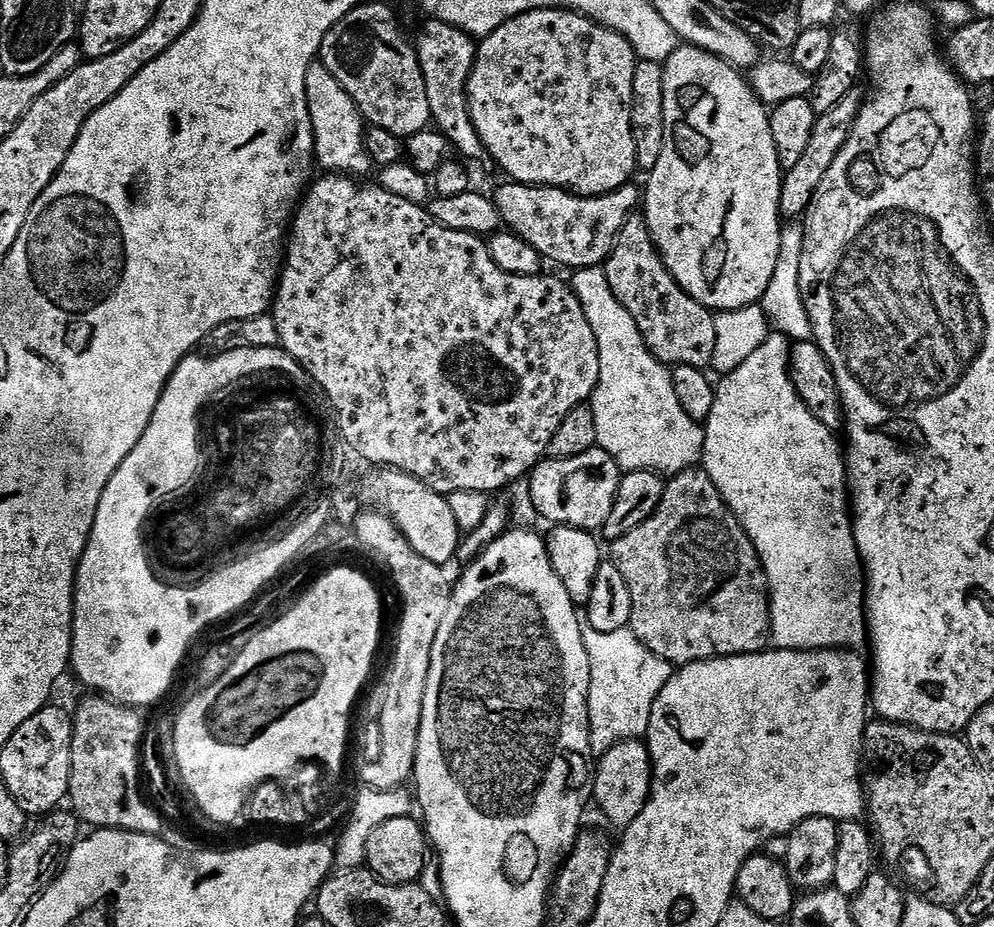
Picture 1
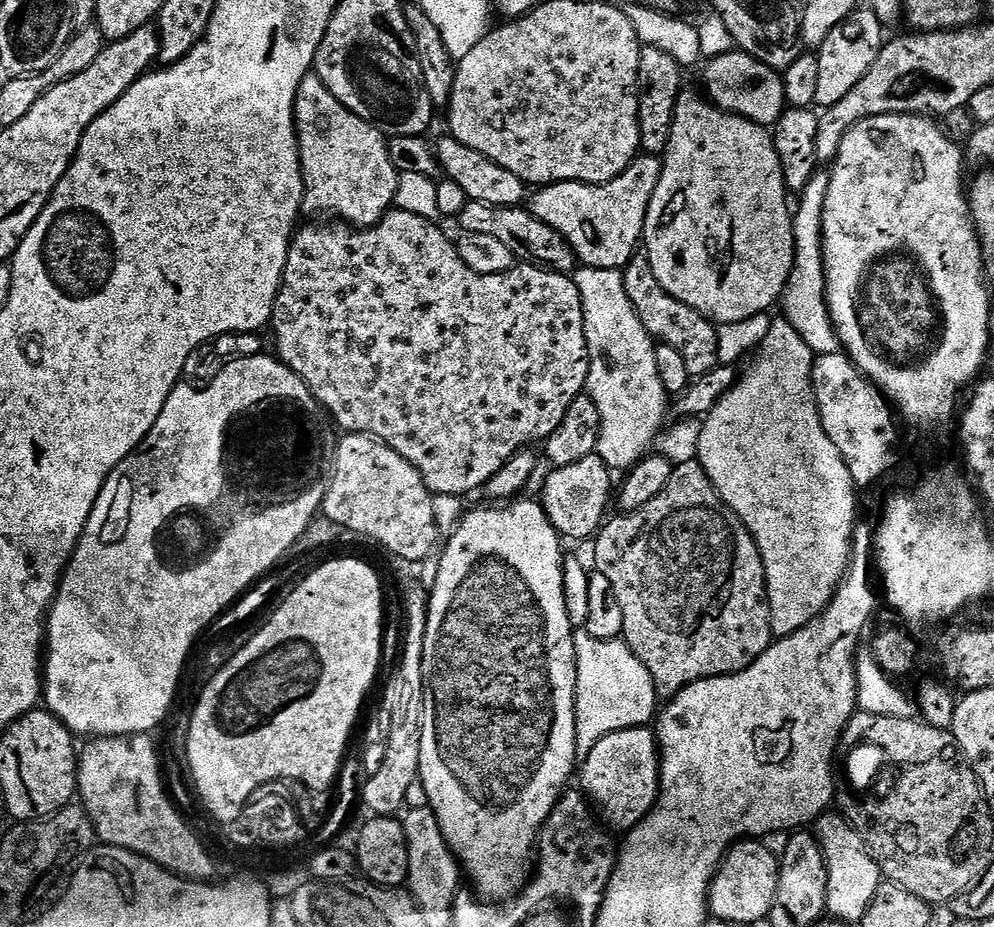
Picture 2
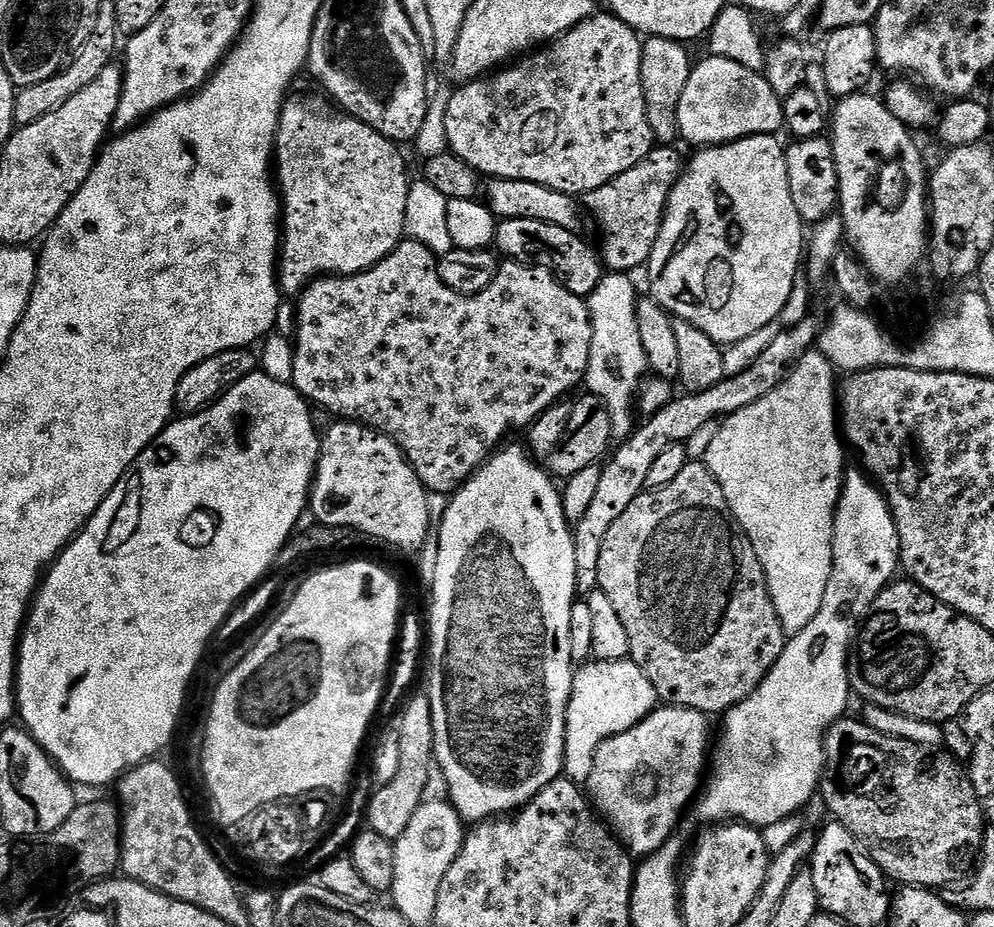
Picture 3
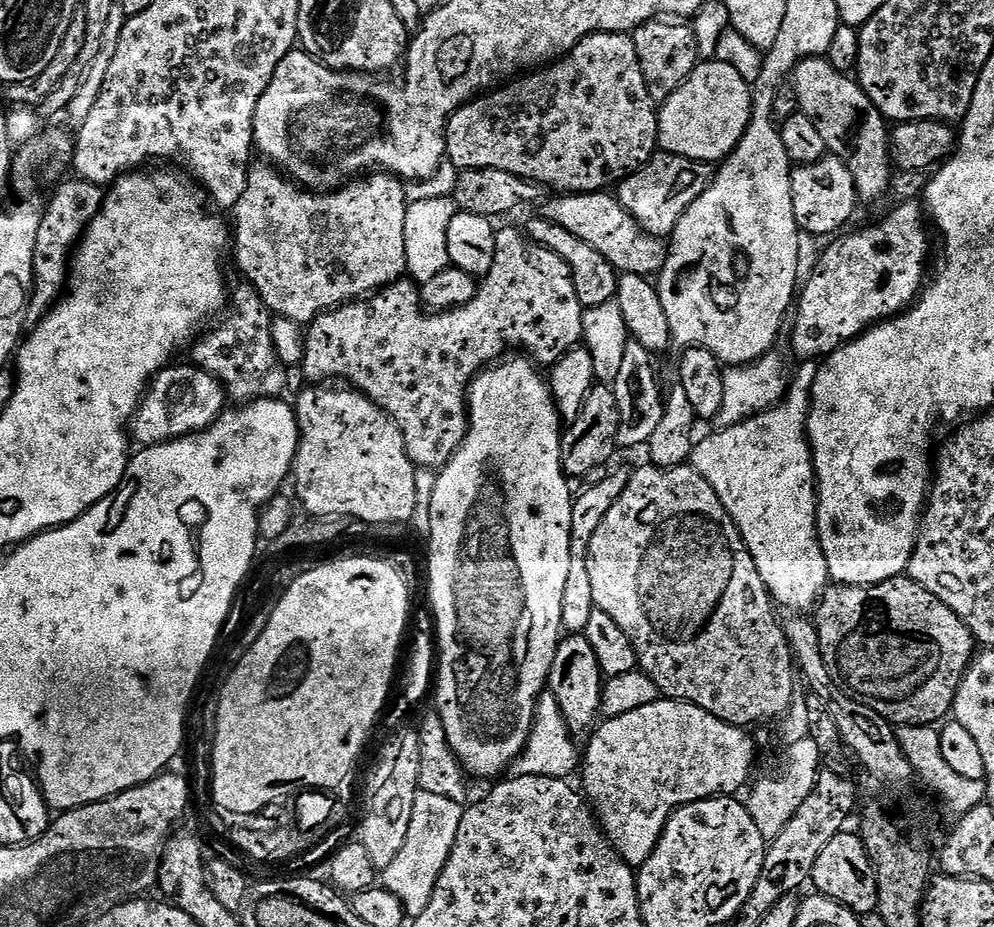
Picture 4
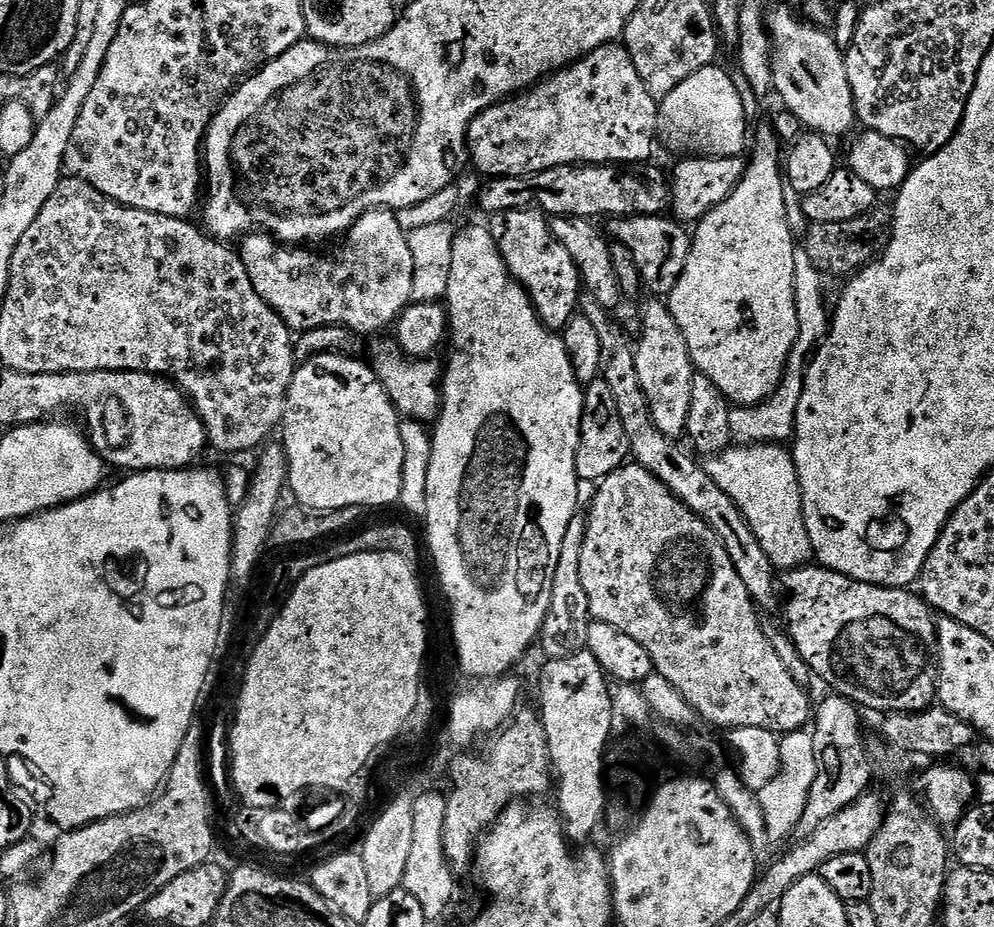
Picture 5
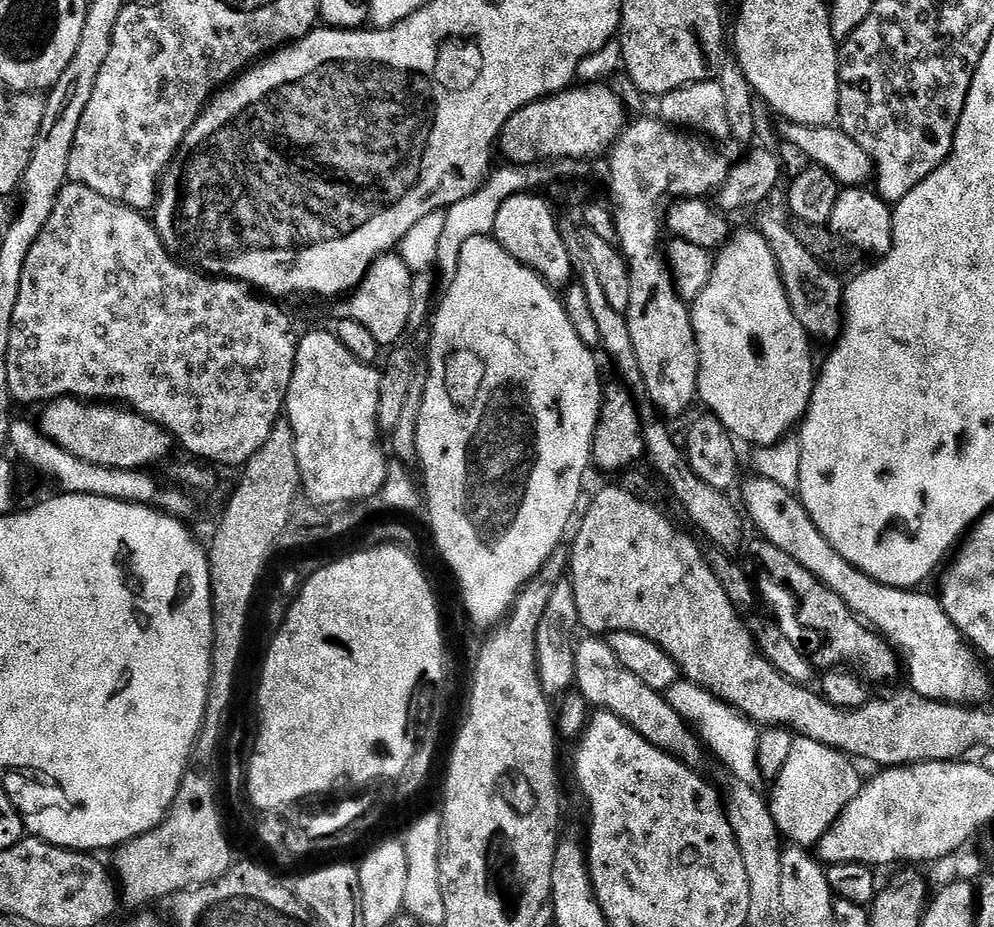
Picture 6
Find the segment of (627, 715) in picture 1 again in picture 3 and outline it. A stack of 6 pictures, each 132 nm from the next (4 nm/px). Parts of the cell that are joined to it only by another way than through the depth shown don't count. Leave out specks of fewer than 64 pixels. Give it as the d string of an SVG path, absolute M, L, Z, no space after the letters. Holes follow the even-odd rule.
M630 658L584 662L575 669L572 678L572 698L564 729L564 766L567 779L587 781L592 769L592 755L598 745L615 732L624 732L644 719L658 704L650 678Z

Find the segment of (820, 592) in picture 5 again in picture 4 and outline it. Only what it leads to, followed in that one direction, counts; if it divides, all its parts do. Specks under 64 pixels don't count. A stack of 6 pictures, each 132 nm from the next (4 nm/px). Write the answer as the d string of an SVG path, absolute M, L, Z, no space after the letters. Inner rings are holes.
M906 574L881 584L825 588L814 609L814 623L832 683L854 702L878 710L893 726L939 725L951 713L958 686L978 652L966 622Z

